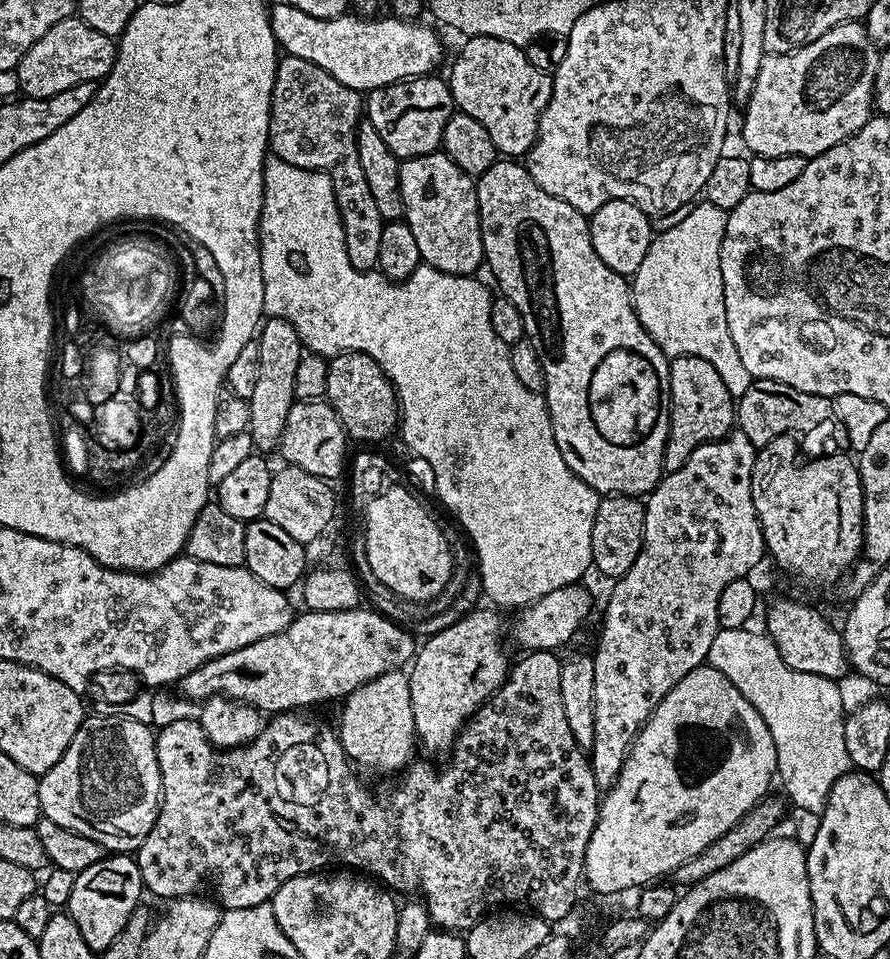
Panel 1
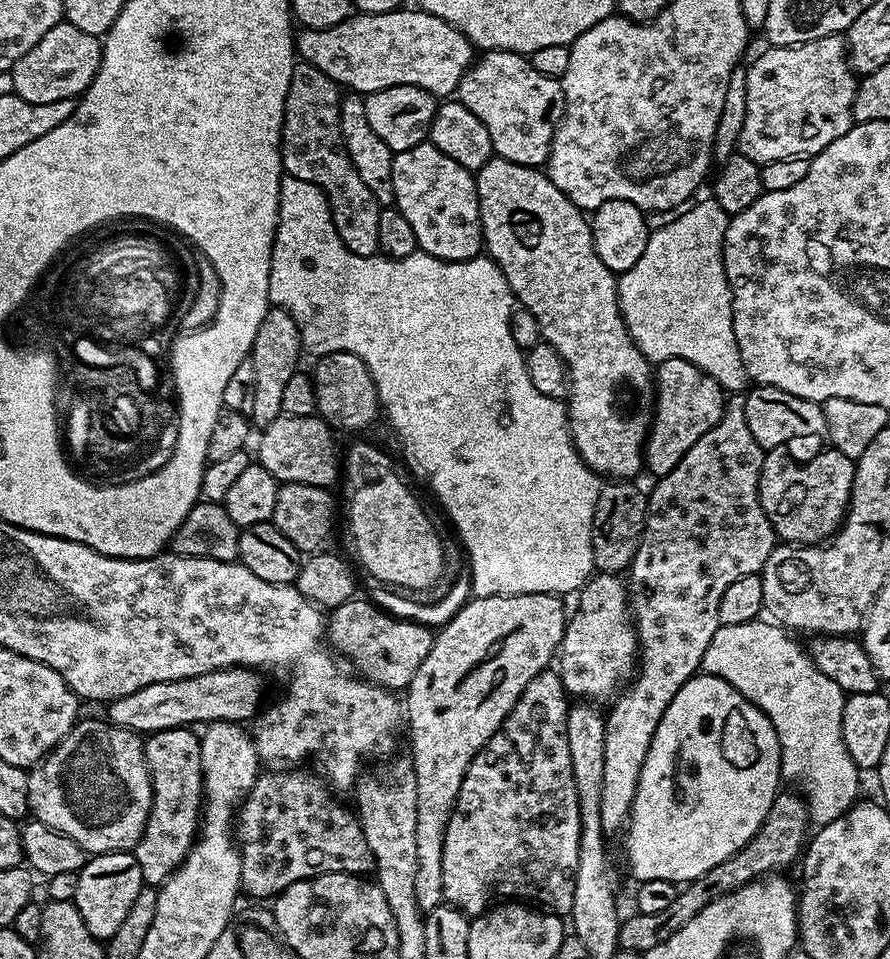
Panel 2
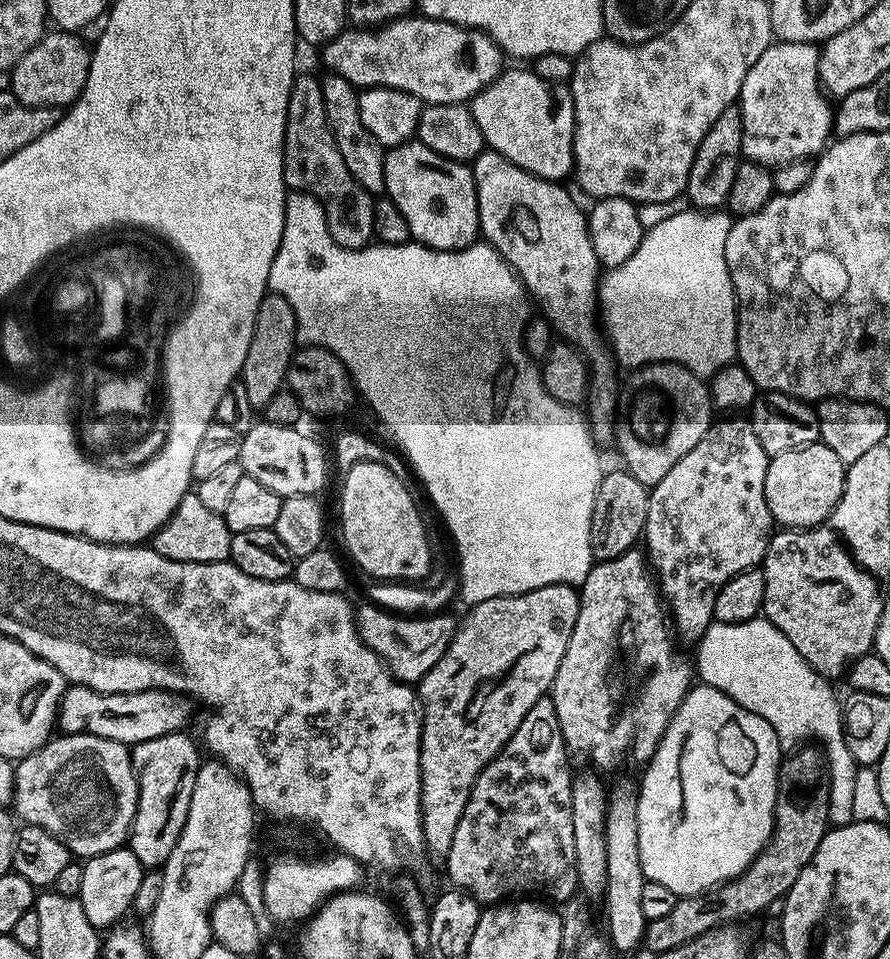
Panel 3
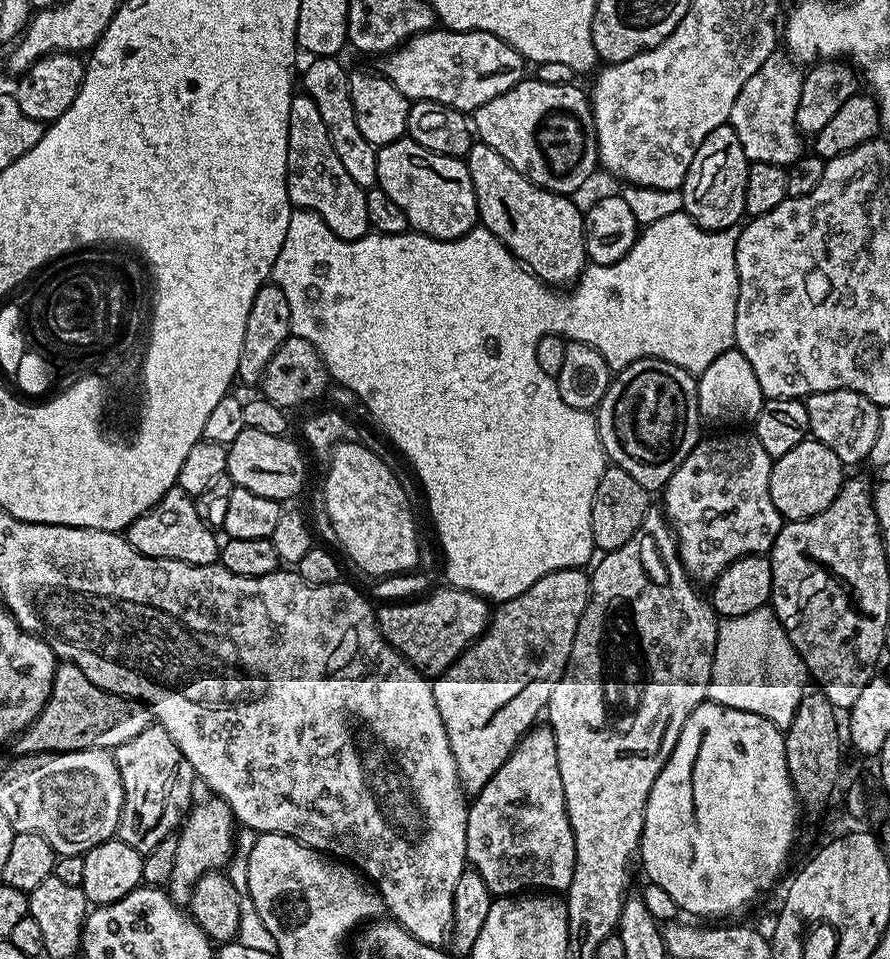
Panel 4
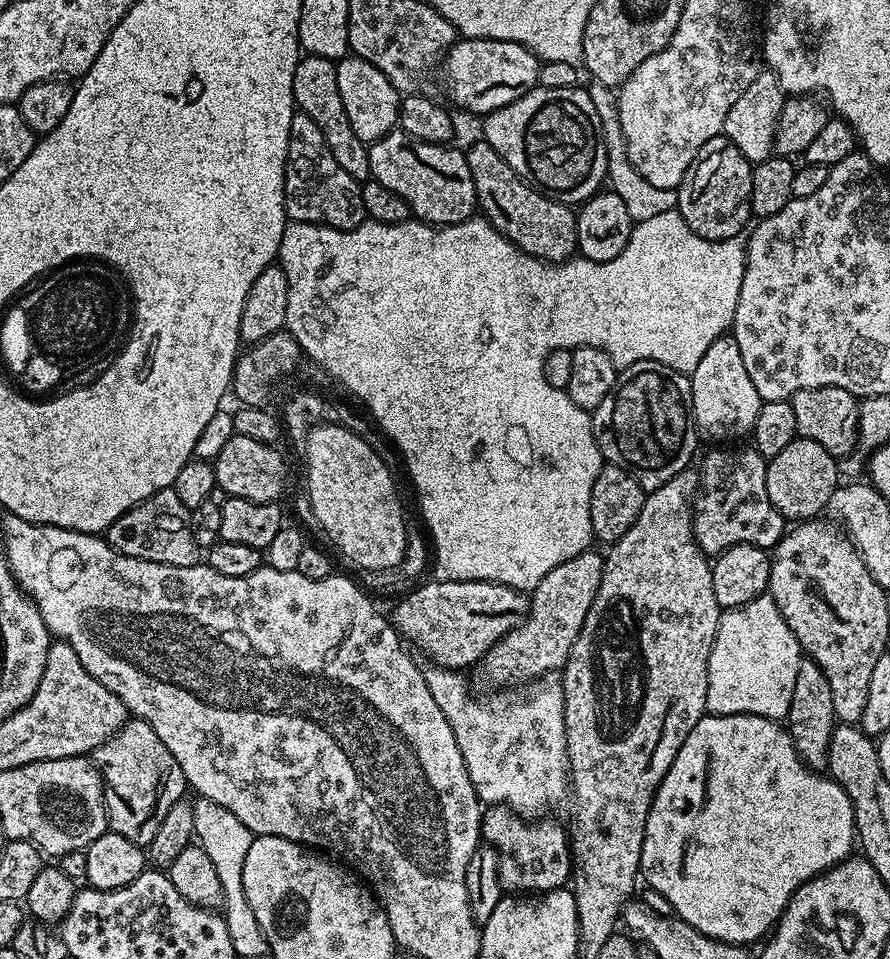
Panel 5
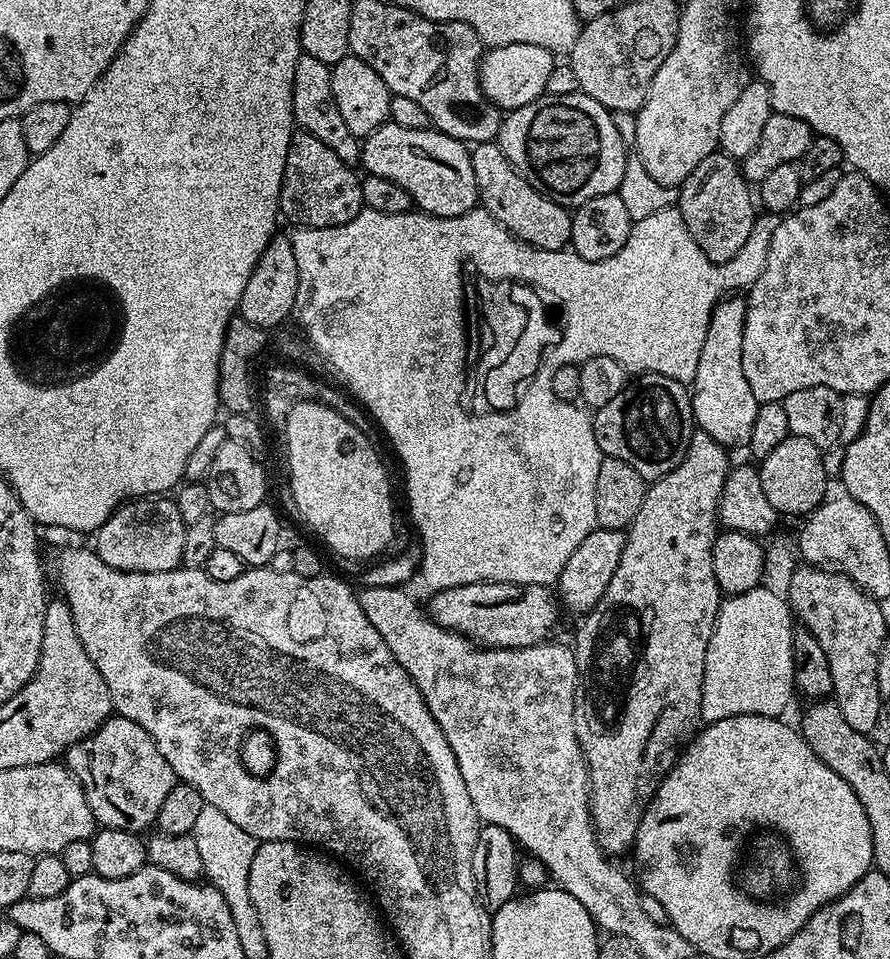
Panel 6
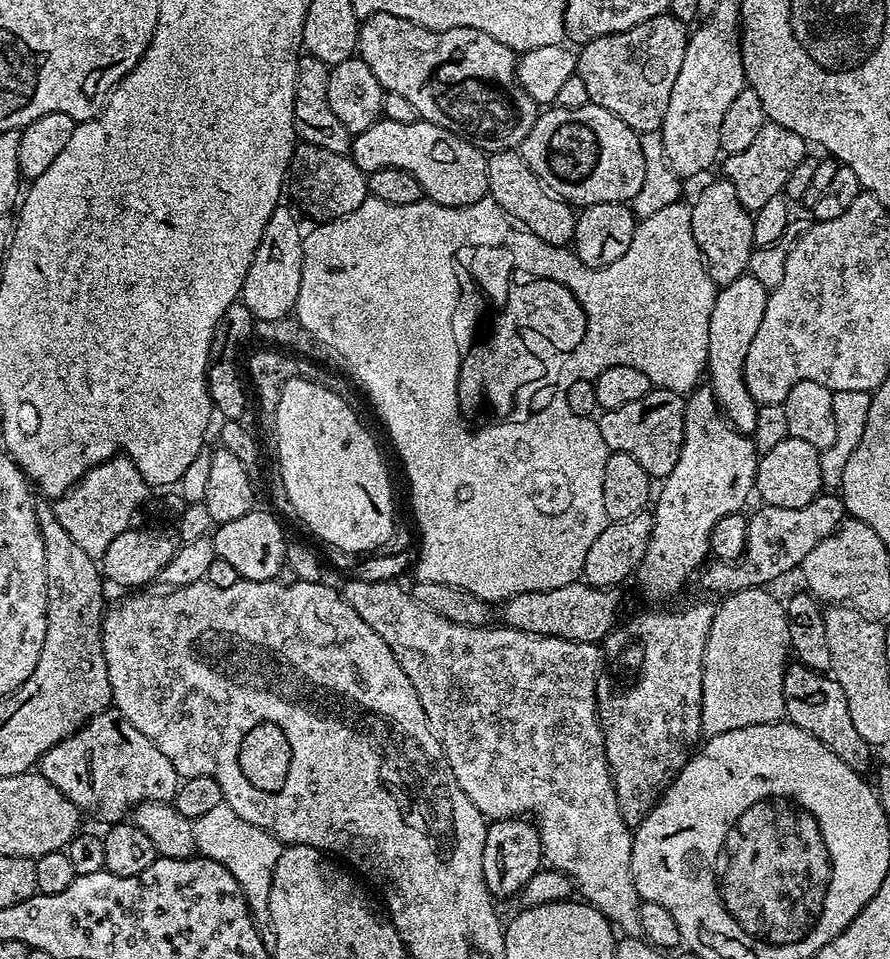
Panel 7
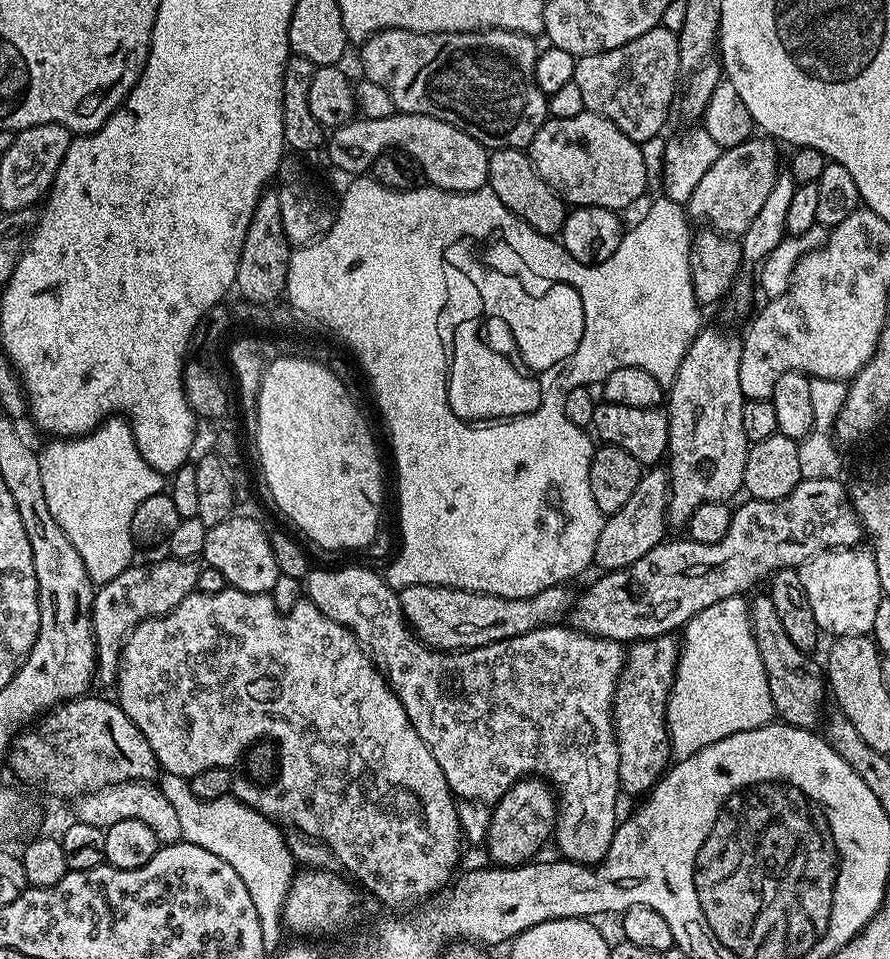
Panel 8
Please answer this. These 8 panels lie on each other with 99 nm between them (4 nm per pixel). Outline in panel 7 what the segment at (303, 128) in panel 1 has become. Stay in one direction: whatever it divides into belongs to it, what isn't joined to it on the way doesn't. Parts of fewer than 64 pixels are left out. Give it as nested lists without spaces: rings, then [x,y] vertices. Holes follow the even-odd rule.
[[[300,142],[293,147],[288,163],[286,196],[287,199],[289,196],[293,200],[291,203],[297,209],[300,207],[312,222],[327,222],[350,214],[359,204],[369,199],[368,177],[352,161],[351,155],[322,150],[322,146]]]

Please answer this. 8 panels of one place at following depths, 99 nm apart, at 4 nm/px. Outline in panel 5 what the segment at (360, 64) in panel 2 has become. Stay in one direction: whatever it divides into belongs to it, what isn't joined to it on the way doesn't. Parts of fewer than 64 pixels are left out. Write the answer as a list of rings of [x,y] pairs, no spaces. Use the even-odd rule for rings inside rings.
[[[457,39],[442,61],[444,88],[460,108],[468,112],[487,114],[502,106],[510,106],[540,83],[541,61],[518,42],[509,40]]]

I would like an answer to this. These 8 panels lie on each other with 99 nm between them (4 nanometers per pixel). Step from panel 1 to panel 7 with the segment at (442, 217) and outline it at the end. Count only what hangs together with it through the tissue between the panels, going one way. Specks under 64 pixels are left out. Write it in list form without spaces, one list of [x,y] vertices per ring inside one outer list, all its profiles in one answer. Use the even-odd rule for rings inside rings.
[[[383,118],[352,136],[352,161],[364,173],[383,168],[401,168],[418,180],[433,205],[466,206],[485,199],[488,190],[488,164],[481,149],[429,120],[394,122]]]

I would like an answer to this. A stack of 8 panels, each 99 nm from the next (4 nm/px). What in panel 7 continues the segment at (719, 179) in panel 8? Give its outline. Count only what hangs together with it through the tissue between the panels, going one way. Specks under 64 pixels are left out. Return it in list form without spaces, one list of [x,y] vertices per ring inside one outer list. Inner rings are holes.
[[[765,122],[762,130],[754,134],[754,142],[746,146],[746,150],[731,153],[724,164],[723,175],[736,191],[736,198],[743,208],[757,210],[771,200],[772,196],[780,196],[785,187],[789,172],[806,155],[806,141],[800,133],[786,130],[784,124]]]

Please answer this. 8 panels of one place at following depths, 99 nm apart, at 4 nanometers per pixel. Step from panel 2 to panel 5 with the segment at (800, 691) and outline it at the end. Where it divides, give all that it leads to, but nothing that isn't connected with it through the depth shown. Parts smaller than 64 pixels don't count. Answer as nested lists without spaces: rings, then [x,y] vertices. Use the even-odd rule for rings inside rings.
[[[771,595],[754,598],[754,602],[741,608],[721,611],[716,641],[708,663],[707,711],[714,716],[765,716],[766,719],[783,721],[790,710],[790,698],[794,698],[794,682],[798,679],[801,659],[800,644],[790,626],[786,626]]]

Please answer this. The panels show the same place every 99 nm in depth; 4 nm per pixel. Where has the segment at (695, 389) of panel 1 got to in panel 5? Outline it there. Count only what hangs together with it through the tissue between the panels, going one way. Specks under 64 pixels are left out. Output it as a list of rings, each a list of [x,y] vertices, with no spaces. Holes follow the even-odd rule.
[[[633,359],[628,369],[616,377],[616,384],[606,398],[591,413],[592,432],[600,455],[607,463],[617,464],[626,470],[650,493],[658,486],[670,482],[679,472],[685,471],[696,452],[698,435],[695,418],[692,415],[691,379],[685,373],[674,370],[662,362]]]

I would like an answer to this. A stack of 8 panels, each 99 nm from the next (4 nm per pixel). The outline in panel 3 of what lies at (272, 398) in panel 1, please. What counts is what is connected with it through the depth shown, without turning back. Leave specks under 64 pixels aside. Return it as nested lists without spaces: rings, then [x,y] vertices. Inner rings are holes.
[[[269,291],[258,306],[258,314],[254,318],[254,330],[250,338],[250,346],[246,350],[244,365],[240,368],[239,383],[246,386],[246,398],[250,398],[253,410],[262,410],[274,394],[278,394],[286,384],[288,364],[292,354],[298,347],[294,306],[286,302],[278,293]]]

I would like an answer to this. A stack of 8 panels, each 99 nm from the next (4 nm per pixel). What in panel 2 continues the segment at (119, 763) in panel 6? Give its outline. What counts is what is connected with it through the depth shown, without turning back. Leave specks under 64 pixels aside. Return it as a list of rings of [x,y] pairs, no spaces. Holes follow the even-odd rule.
[[[191,727],[151,733],[144,740],[144,761],[152,783],[152,809],[134,849],[145,885],[159,886],[176,871],[198,839],[204,803],[200,736]]]

